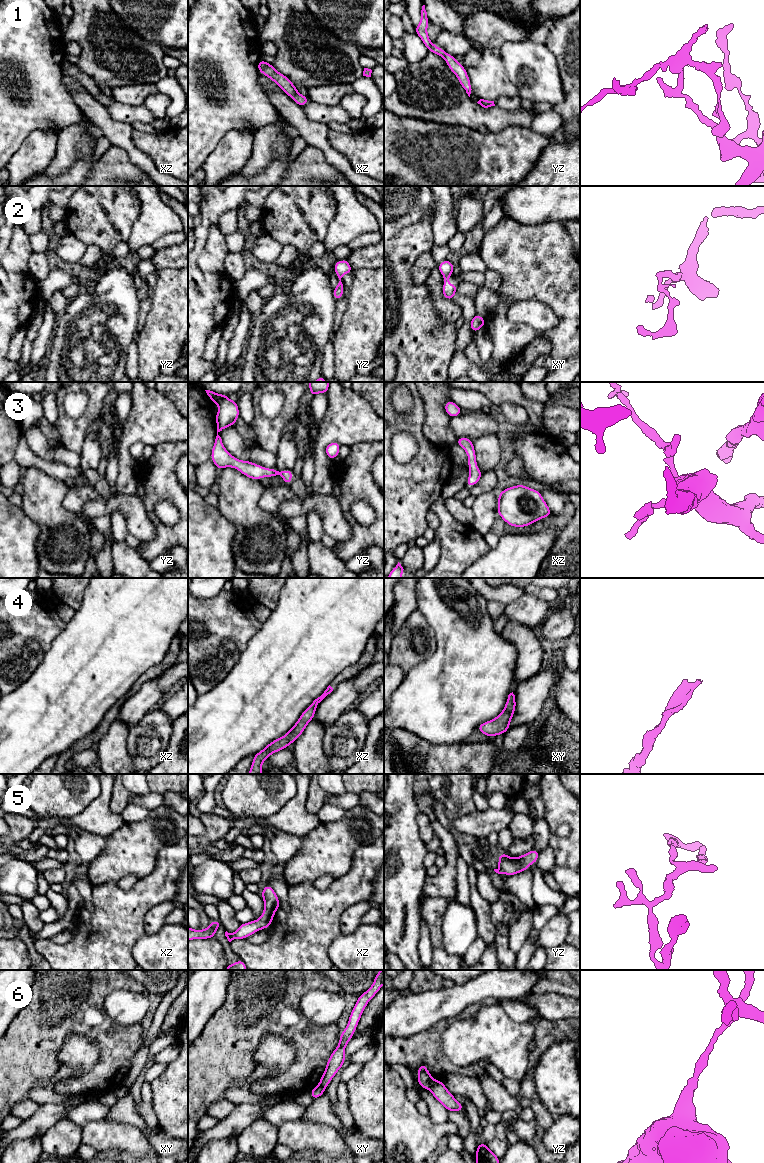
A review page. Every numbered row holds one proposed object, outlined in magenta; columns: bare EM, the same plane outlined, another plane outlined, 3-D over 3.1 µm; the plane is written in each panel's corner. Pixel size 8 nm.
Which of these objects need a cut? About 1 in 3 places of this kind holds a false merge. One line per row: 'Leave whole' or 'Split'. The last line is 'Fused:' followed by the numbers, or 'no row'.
1: Leave whole
2: Leave whole
3: Leave whole
4: Leave whole
5: Leave whole
6: Split
Fused: 6

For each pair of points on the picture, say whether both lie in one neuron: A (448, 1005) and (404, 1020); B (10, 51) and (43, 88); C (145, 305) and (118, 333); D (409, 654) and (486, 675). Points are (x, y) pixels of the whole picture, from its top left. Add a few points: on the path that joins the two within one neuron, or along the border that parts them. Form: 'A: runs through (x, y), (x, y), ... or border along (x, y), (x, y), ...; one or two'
A: runs through (437, 1009), (425, 1009), (415, 1013); one
B: runs through (20, 59), (26, 62), (27, 69), (33, 78); one
C: border along (140, 301), (140, 312), (135, 329); two
D: border along (435, 637), (436, 650), (406, 672); two

